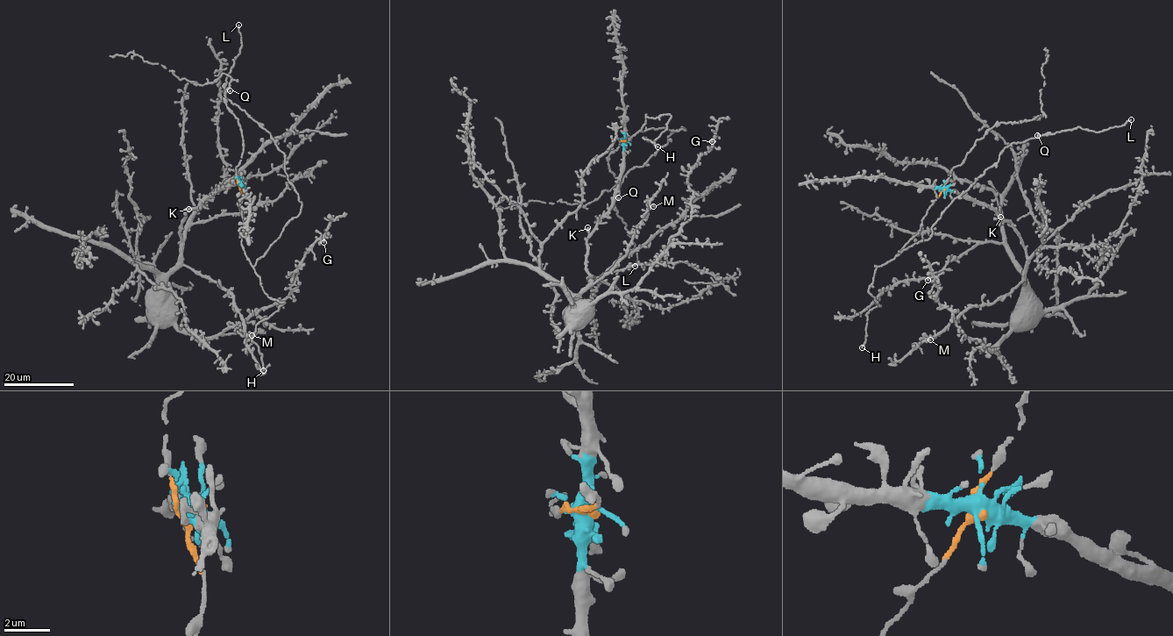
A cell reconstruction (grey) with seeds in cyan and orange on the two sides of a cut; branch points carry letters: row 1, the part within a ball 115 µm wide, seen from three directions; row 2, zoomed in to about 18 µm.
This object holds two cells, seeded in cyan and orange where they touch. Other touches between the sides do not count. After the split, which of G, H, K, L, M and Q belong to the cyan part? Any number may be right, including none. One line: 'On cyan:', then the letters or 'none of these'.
On cyan: G, K, M

